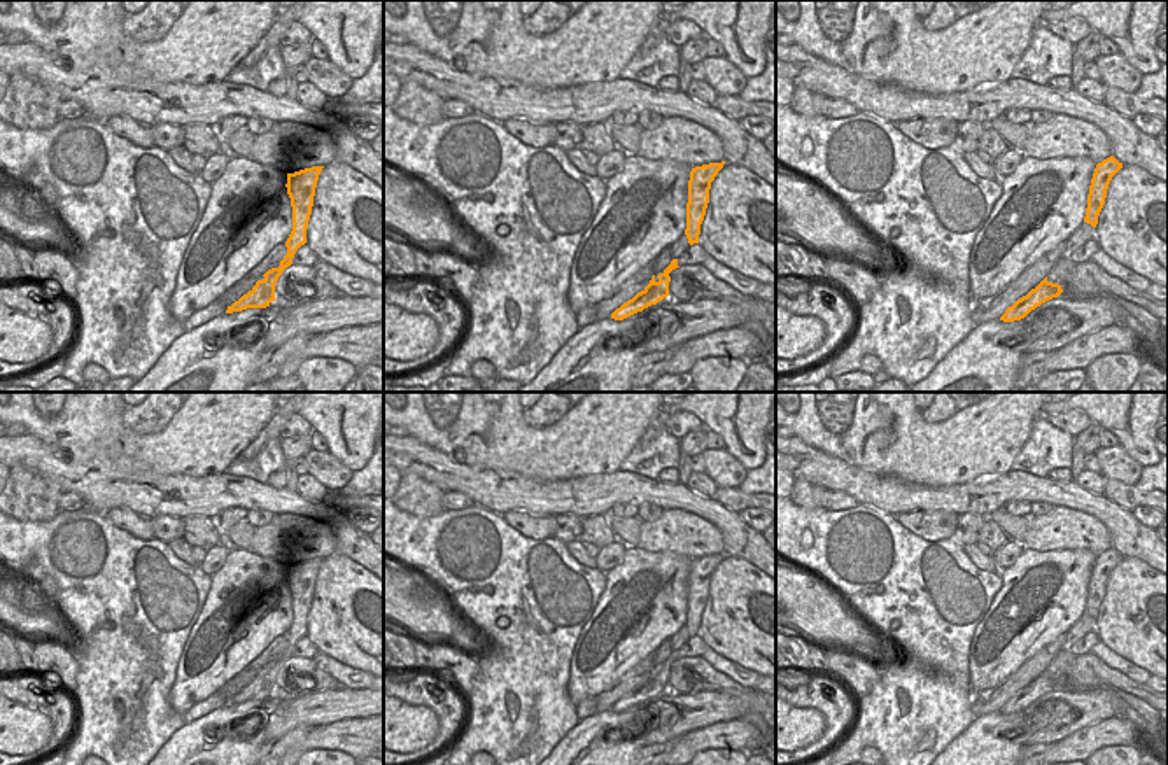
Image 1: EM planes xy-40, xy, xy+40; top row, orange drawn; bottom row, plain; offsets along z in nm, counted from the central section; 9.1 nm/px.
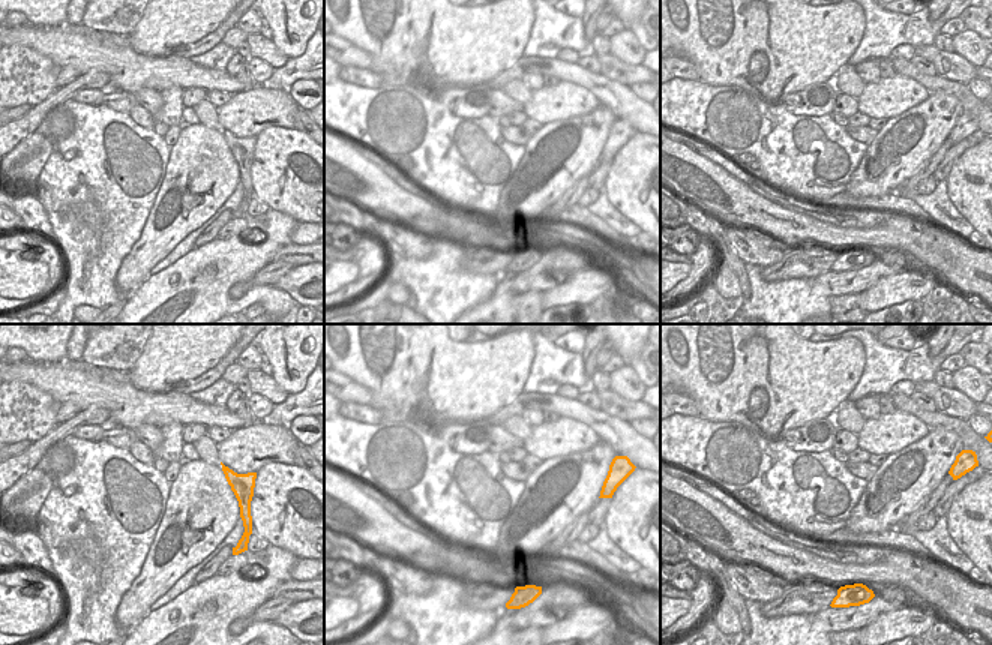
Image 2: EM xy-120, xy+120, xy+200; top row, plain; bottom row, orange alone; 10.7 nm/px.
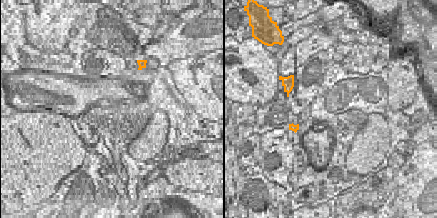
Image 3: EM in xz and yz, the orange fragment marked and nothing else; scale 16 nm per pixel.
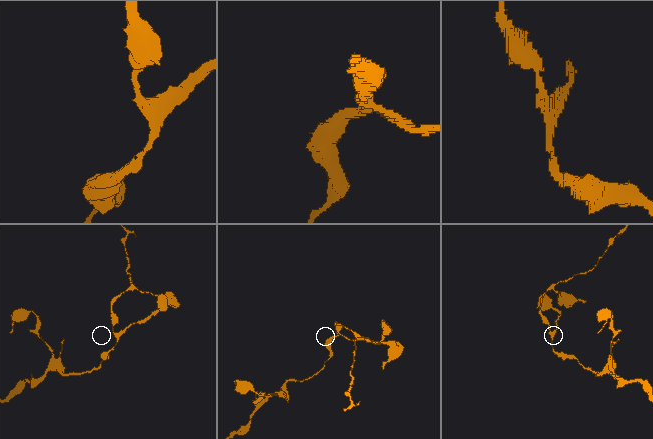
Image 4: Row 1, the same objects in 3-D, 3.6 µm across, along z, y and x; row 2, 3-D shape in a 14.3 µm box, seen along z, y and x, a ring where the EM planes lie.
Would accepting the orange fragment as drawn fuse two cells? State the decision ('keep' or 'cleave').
keep

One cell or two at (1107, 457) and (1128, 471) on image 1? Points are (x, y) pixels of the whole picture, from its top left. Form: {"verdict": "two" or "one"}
{"verdict": "one"}

